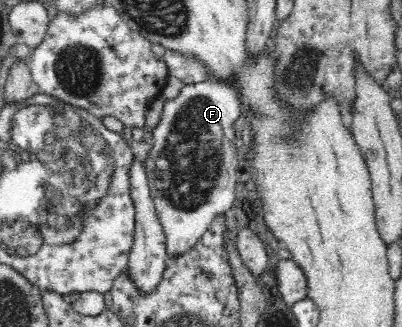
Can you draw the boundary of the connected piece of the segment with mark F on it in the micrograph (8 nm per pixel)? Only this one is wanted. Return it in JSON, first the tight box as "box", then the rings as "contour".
{"box":[145,79,239,259],"contour":[[[206,79],[205,81],[200,81],[194,84],[185,84],[183,88],[179,91],[179,94],[174,99],[168,99],[164,101],[163,111],[161,113],[161,118],[157,125],[154,127],[153,131],[153,142],[151,150],[149,151],[148,157],[145,161],[145,170],[150,190],[150,195],[152,202],[154,203],[157,218],[161,223],[161,228],[163,228],[164,233],[164,253],[166,253],[166,259],[175,259],[183,253],[187,253],[191,247],[196,244],[196,241],[203,235],[203,232],[209,229],[209,225],[219,216],[224,215],[235,200],[235,171],[238,169],[238,151],[235,146],[235,121],[239,117],[238,108],[238,93],[236,89],[226,83],[226,81],[217,81],[213,79]]]}

